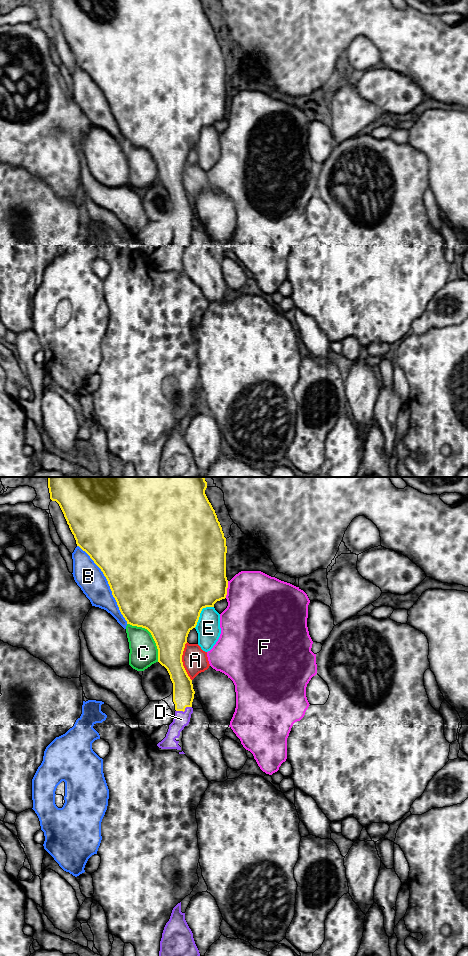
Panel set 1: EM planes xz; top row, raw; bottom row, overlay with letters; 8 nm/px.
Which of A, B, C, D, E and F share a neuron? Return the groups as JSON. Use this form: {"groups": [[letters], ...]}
{"groups": [["A"], ["B"], ["C"], ["D"], ["E"], ["F"]]}

